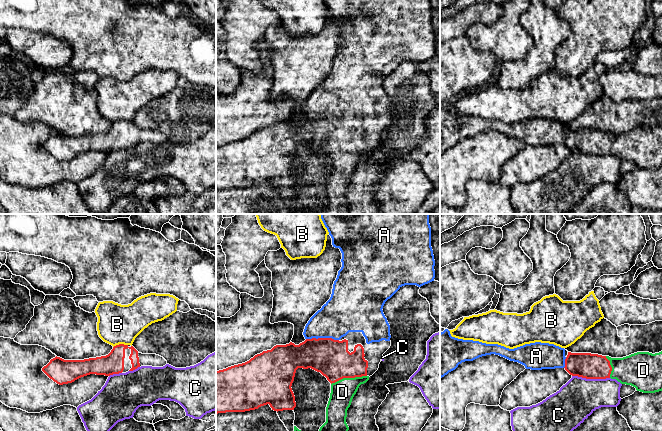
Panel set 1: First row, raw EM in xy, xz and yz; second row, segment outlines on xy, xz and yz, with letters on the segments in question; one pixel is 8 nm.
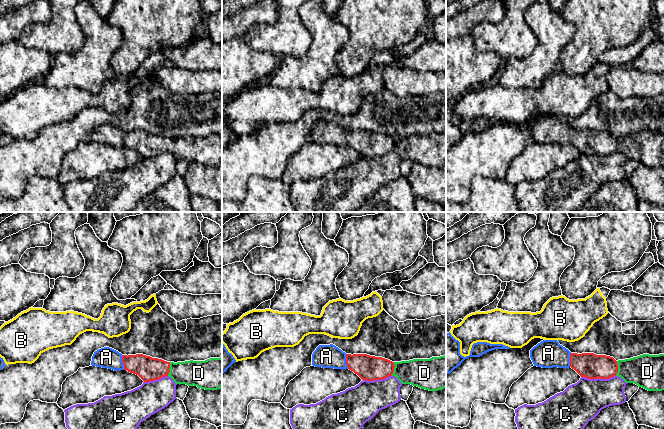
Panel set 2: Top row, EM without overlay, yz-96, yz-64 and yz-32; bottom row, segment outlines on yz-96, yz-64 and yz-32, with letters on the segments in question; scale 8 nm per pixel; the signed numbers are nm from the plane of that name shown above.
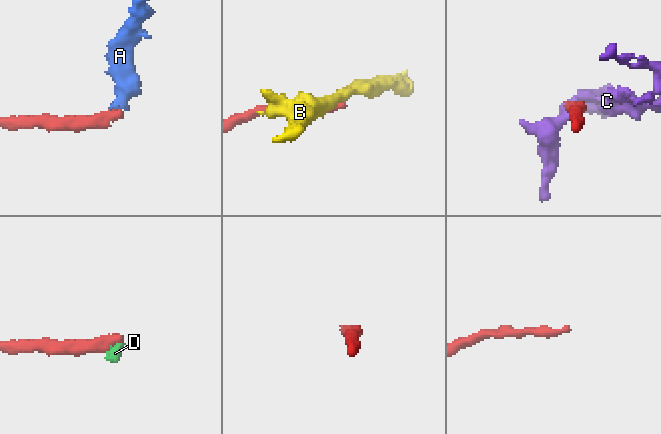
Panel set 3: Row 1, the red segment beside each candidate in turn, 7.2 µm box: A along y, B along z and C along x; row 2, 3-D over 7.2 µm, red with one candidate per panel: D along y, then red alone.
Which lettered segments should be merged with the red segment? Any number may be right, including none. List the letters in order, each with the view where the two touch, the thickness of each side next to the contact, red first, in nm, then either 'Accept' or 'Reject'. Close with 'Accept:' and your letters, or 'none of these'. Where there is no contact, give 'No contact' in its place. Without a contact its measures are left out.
A: Touches red in xz. Thickness 300 nm (red) against 320 nm. Accept
B: Touches red in xy. Thickness 170 nm (red) against 320 nm. Reject
C: Touches red in yz. Thickness 200 nm (red) against 320 nm. Reject
D: Touches red in xz. Thickness 300 nm (red) against 190 nm. Accept
Accept: A, D

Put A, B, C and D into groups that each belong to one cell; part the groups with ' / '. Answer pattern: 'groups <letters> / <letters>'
groups A D / B / C

